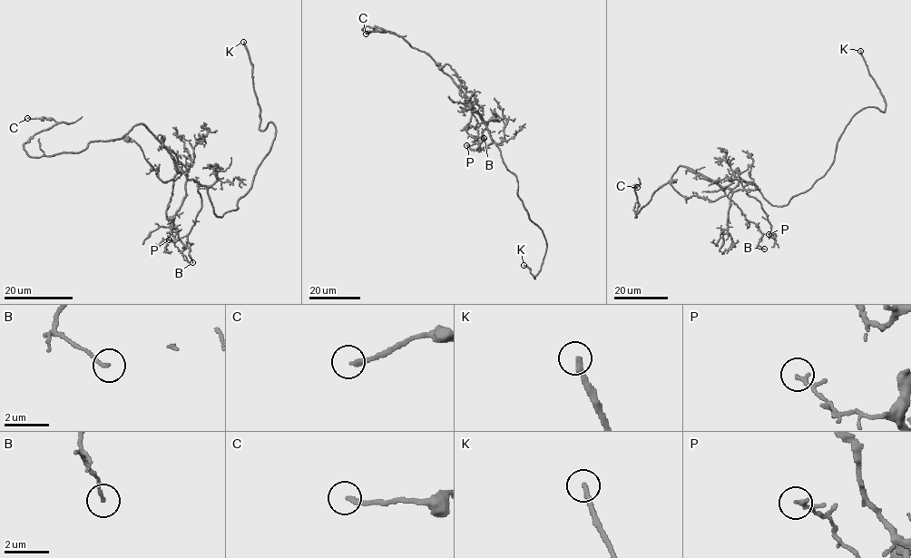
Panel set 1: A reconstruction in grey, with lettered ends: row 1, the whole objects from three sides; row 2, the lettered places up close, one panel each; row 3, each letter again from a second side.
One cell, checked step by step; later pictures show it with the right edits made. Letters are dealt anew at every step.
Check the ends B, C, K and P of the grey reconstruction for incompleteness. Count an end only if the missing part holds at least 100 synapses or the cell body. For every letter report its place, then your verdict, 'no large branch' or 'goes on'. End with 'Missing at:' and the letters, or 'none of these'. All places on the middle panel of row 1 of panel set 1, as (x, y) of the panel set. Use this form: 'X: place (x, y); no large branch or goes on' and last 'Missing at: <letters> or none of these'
B: place (484, 138); no large branch
C: place (366, 34); no large branch
K: place (524, 265); goes on
P: place (466, 145); no large branch
Missing at: K

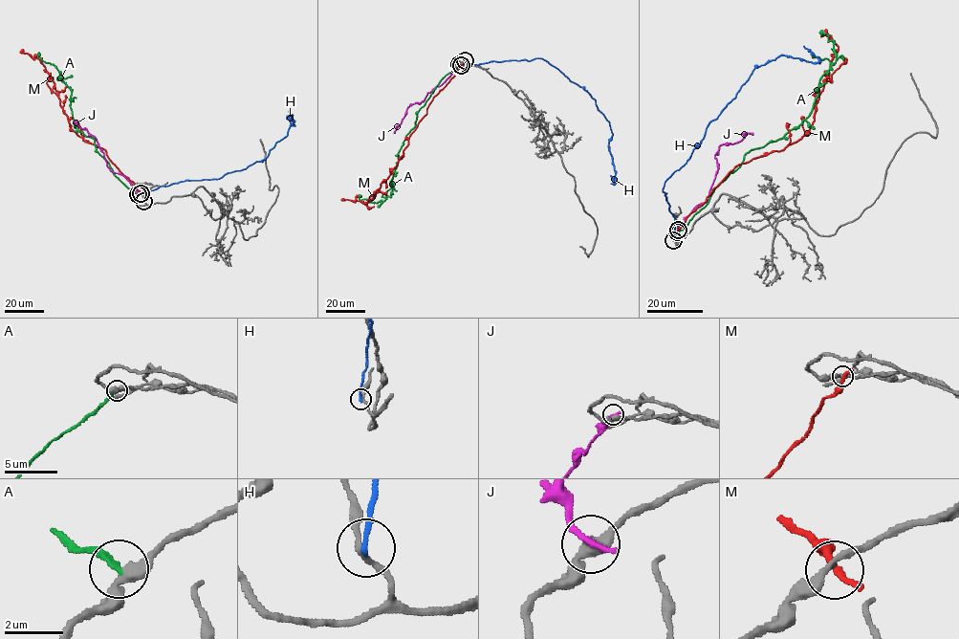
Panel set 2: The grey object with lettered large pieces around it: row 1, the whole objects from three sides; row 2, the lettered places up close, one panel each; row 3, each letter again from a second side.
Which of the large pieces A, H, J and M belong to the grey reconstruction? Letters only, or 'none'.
none

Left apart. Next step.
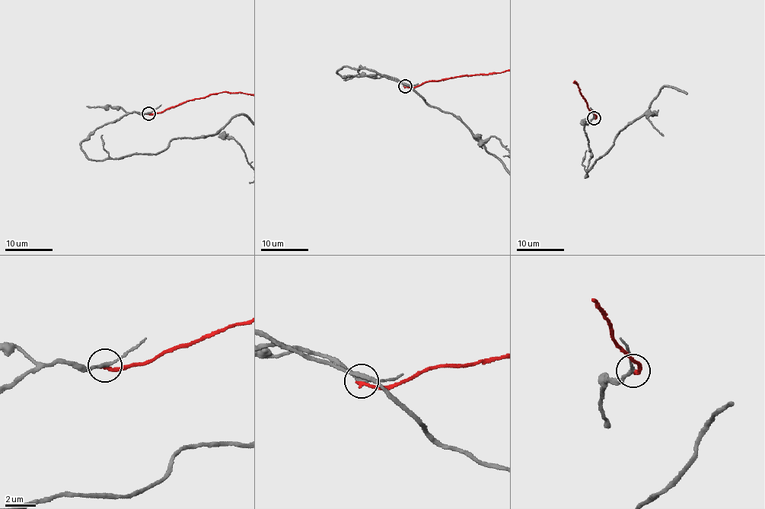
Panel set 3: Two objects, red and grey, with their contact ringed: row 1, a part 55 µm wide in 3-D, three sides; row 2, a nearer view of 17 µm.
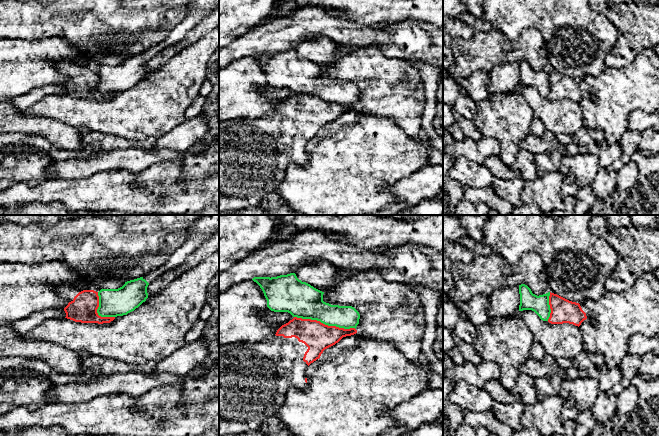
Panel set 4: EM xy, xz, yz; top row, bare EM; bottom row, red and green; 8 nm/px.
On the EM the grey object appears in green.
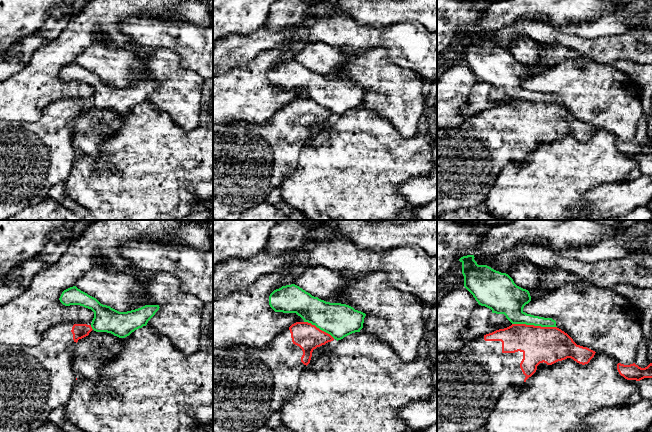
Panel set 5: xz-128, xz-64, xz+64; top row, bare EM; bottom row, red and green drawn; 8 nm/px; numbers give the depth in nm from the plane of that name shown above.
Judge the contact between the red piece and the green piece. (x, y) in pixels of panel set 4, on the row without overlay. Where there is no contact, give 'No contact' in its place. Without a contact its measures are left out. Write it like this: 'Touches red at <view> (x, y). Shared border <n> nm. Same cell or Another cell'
Touches red at xz (324, 100). Shared border 500 nm. Another cell

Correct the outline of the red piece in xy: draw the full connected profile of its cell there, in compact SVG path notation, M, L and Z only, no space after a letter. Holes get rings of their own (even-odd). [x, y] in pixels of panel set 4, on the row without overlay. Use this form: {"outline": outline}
{"outline": "M62 61L56 64L59 72L69 79L64 84L67 95L81 99L110 99L115 93L101 93L97 89L99 83L98 68L82 66L79 64Z"}

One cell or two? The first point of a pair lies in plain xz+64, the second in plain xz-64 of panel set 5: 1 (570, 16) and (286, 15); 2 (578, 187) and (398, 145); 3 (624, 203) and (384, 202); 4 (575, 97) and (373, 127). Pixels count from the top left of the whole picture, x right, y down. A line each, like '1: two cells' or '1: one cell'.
1: two cells
2: one cell
3: two cells
4: two cells

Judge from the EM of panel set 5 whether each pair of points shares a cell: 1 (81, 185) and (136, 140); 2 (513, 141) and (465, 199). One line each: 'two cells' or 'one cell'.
1: one cell
2: one cell

